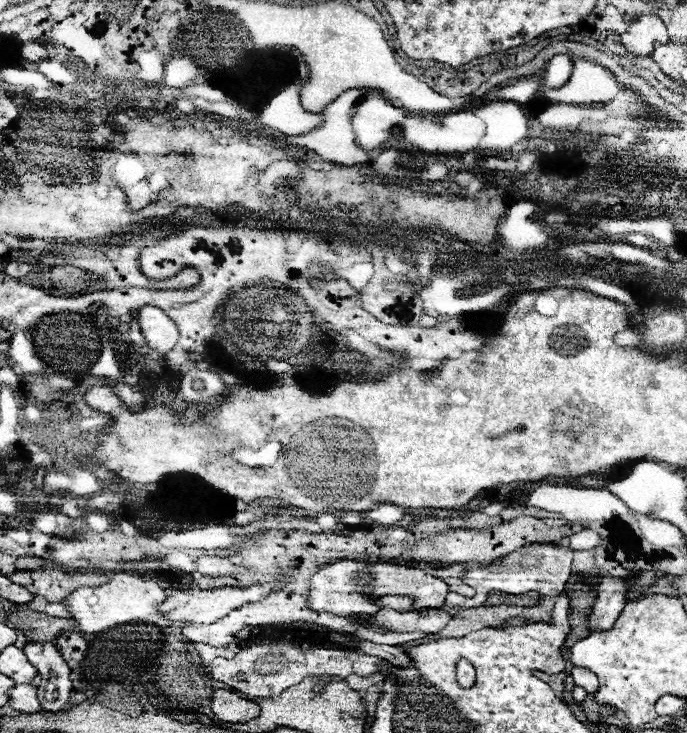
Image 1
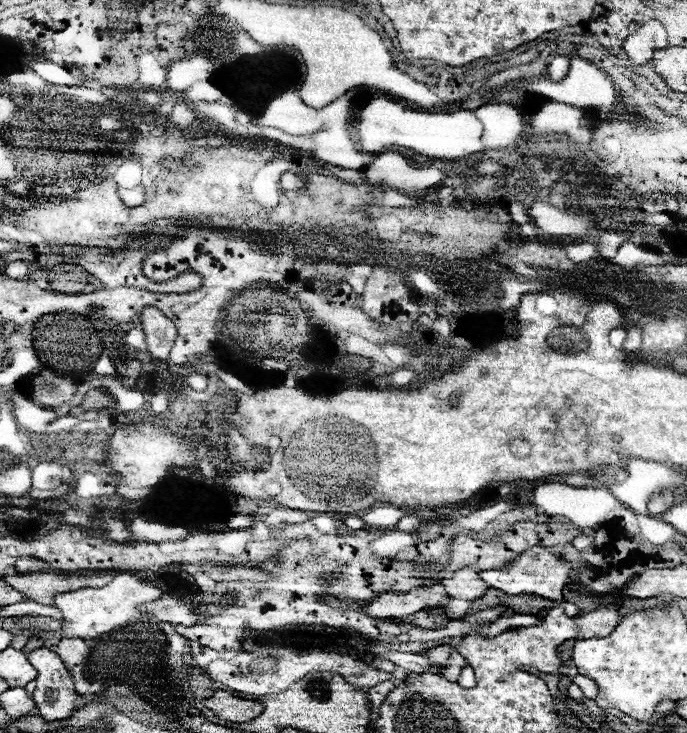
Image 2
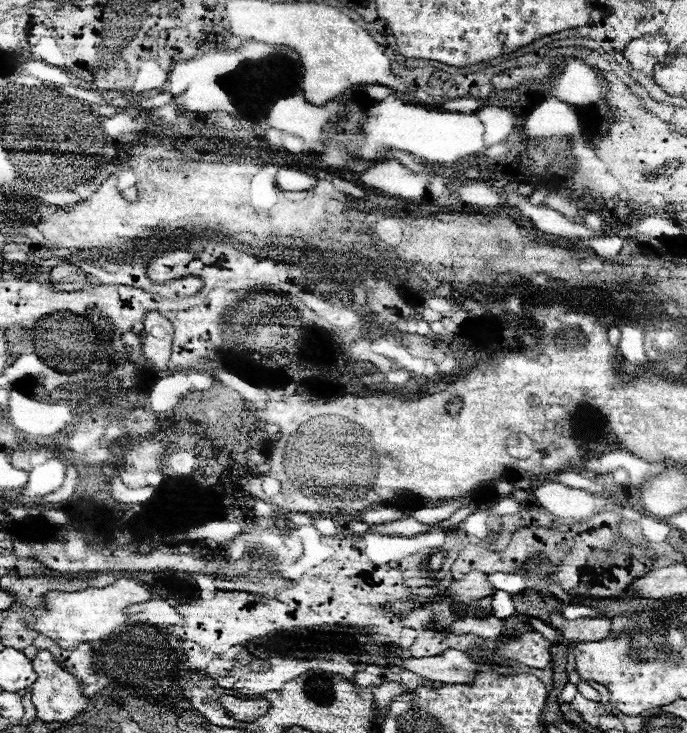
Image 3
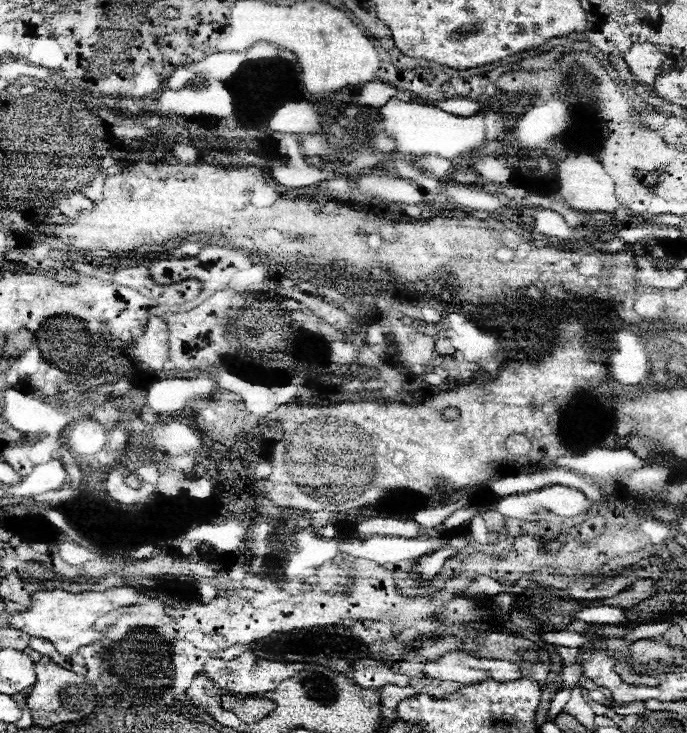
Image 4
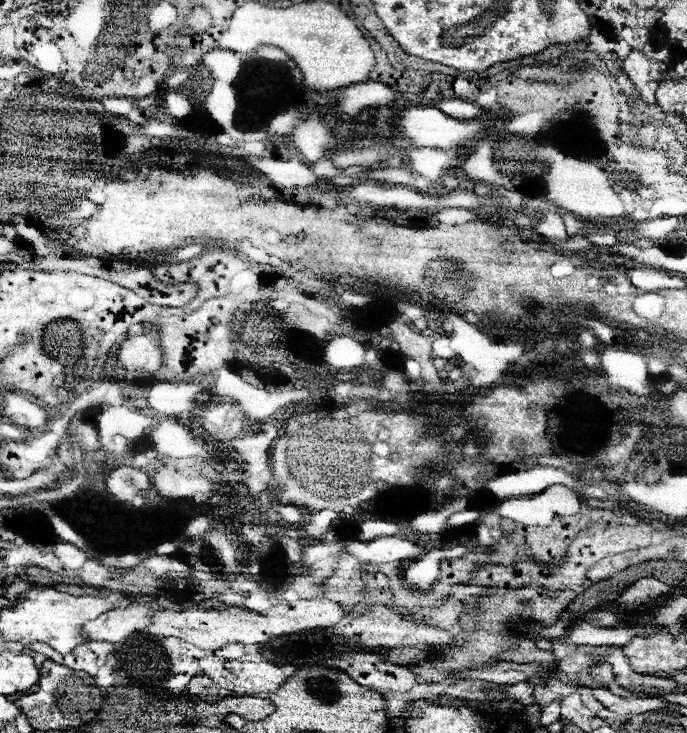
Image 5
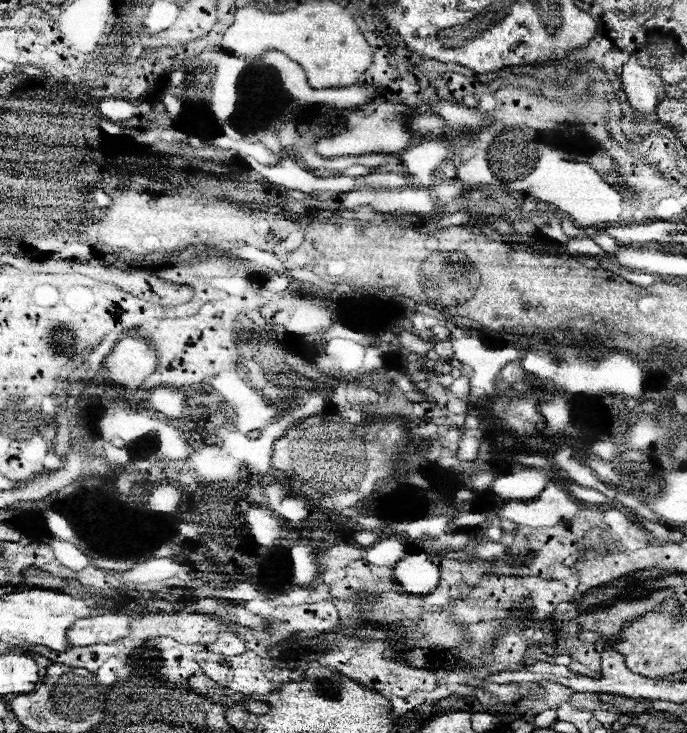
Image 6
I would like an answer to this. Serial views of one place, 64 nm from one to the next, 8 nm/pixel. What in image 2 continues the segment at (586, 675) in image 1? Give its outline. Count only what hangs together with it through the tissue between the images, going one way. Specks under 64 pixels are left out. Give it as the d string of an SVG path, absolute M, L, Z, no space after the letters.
M576 674L576 676L572 678L572 682L574 682L574 684L578 684L578 686L582 688L582 692L584 692L584 696L586 696L586 698L590 698L590 700L594 700L594 698L596 698L596 694L598 694L598 686L596 686L596 682L594 682L592 678L582 676L582 674Z

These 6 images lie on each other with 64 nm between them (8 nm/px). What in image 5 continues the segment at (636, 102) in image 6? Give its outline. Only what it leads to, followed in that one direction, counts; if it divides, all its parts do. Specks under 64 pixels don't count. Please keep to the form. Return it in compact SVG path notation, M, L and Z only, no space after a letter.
M634 48L626 58L624 58L624 70L628 74L628 78L634 82L636 90L640 92L640 96L646 102L654 102L654 92L656 92L656 84L662 80L662 72L658 68L656 60L650 60L648 56L644 56L642 50Z

